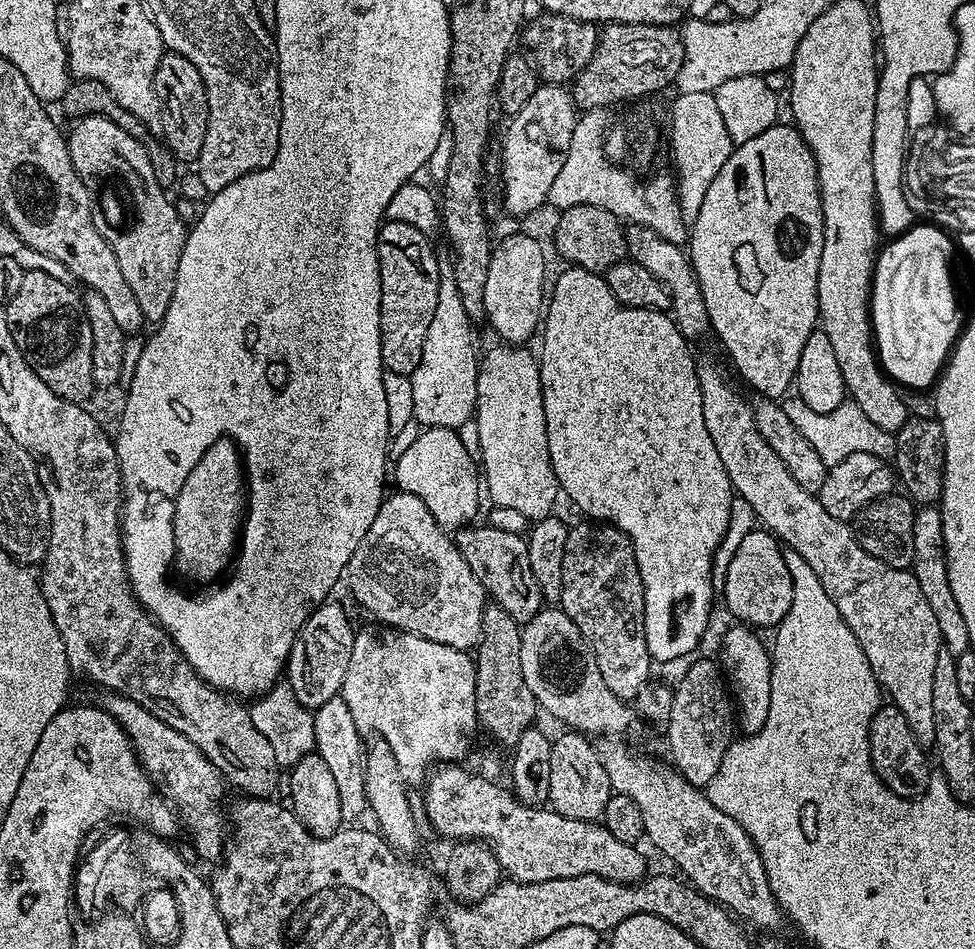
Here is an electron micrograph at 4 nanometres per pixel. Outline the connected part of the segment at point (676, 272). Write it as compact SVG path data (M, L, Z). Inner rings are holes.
M629 223L624 237L628 243L631 263L650 270L650 274L654 274L654 278L658 278L658 282L662 282L662 286L668 291L670 315L676 321L676 325L681 328L687 320L701 320L705 316L706 302L702 298L700 283L692 265L692 258L687 251L674 242L666 242L662 234L641 224Z

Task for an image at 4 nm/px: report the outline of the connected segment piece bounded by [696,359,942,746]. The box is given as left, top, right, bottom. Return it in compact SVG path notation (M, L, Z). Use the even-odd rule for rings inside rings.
M701 359L696 365L696 376L702 390L706 430L714 438L714 450L718 450L722 466L726 466L735 495L752 507L753 514L764 523L761 525L781 545L806 558L810 570L818 574L826 594L838 606L838 614L858 638L887 699L906 718L921 746L934 745L934 668L942 641L934 610L930 610L930 602L926 602L915 575L903 568L891 568L867 552L845 521L826 514L819 499L794 482L782 458L762 438L753 405L744 401L743 394L724 377L718 365Z

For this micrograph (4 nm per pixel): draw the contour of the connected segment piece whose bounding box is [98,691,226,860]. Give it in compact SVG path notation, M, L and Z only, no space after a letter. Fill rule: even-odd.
M105 691L104 697L98 700L99 707L105 712L109 712L113 718L124 727L124 732L132 741L132 748L136 752L136 757L140 760L140 767L148 773L153 785L174 805L181 821L193 832L192 840L196 843L196 852L202 859L208 860L211 856L219 857L226 847L226 832L224 836L224 824L226 828L226 816L220 813L220 803L224 800L224 788L226 781L220 775L220 771L208 761L206 754L186 734L178 734L174 726L166 726L162 718L150 714L138 702L134 702L129 696L121 696L115 692Z

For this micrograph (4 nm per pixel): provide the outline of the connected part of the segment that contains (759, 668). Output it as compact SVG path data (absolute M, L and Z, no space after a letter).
M737 623L724 636L724 645L720 648L720 660L723 675L730 685L735 707L738 709L738 728L741 733L760 732L770 714L772 705L772 665L770 648L760 641L761 633L757 629Z

